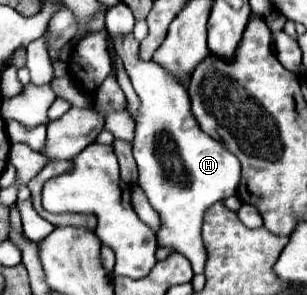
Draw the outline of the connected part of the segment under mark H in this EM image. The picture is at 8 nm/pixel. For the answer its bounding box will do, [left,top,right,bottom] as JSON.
[115,35,241,273]

